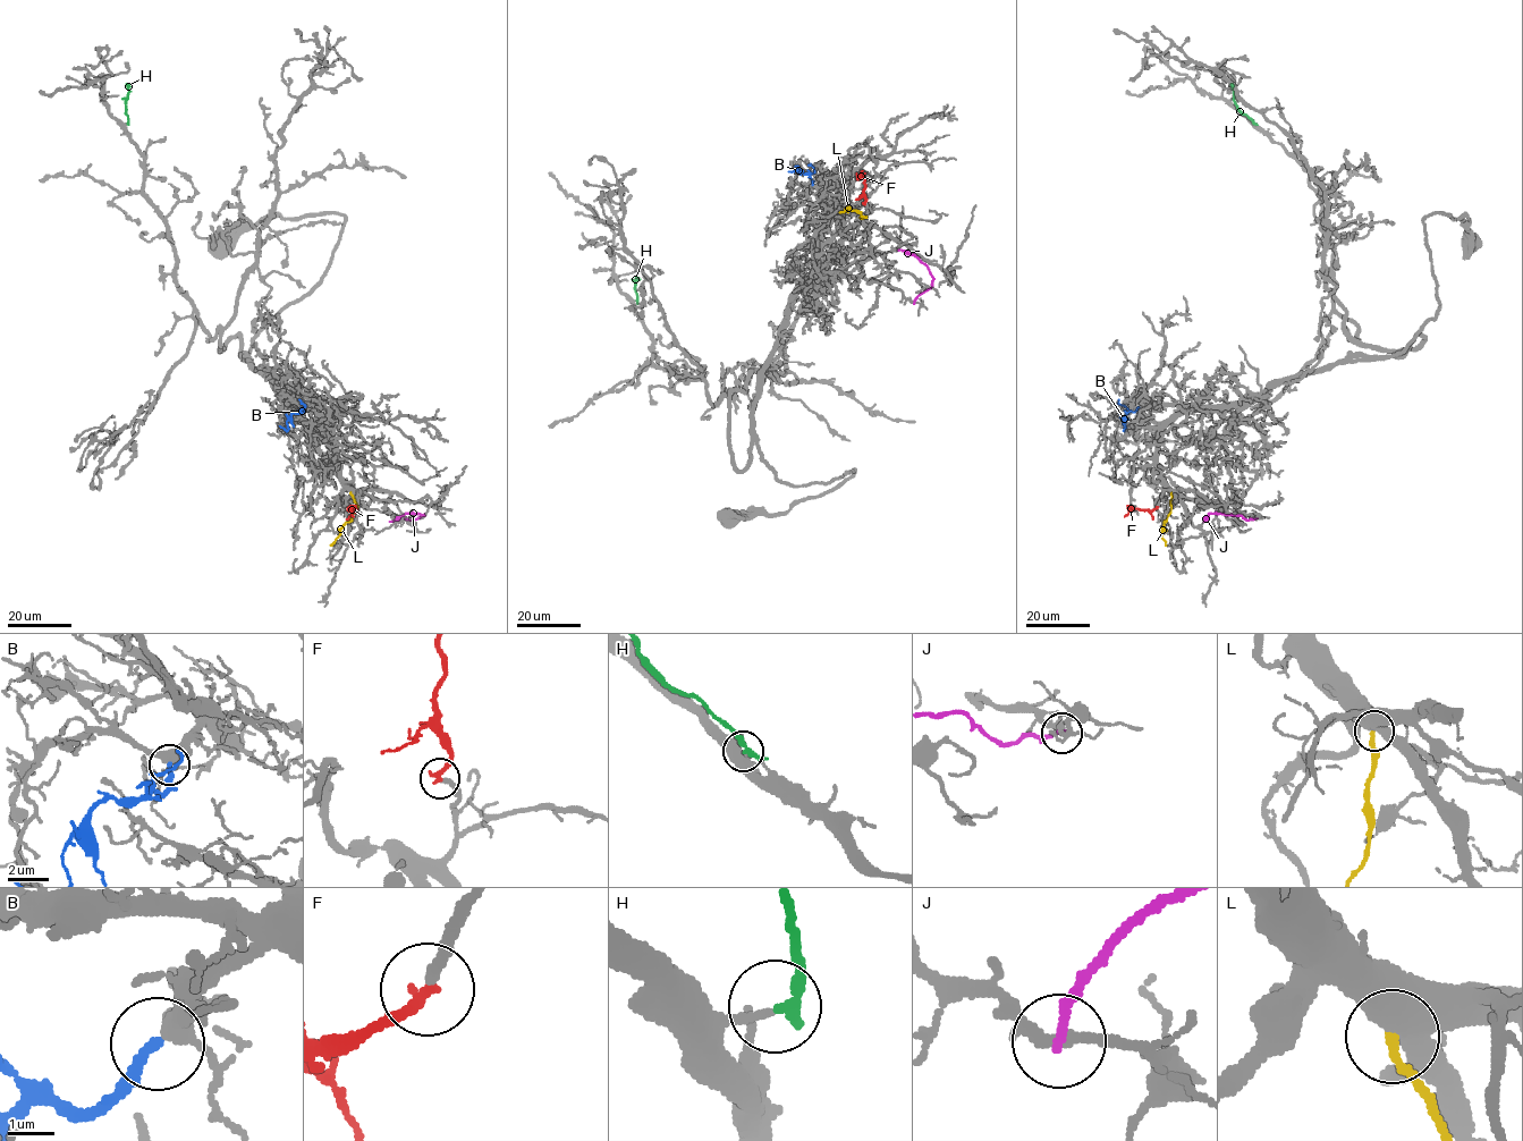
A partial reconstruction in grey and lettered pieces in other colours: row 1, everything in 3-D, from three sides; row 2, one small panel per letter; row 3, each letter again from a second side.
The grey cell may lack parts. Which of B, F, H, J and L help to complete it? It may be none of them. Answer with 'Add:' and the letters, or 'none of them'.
Add: B, F

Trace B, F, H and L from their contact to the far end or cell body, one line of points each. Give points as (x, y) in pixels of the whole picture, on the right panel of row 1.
B: (1137, 407), (1126, 412), (1123, 419), (1124, 430), (1125, 425)
F: (1157, 507), (1151, 510), (1131, 506), (1124, 516)
H: (1253, 123), (1237, 108), (1230, 83)
L: (1172, 492), (1170, 513), (1161, 534), (1166, 546)

